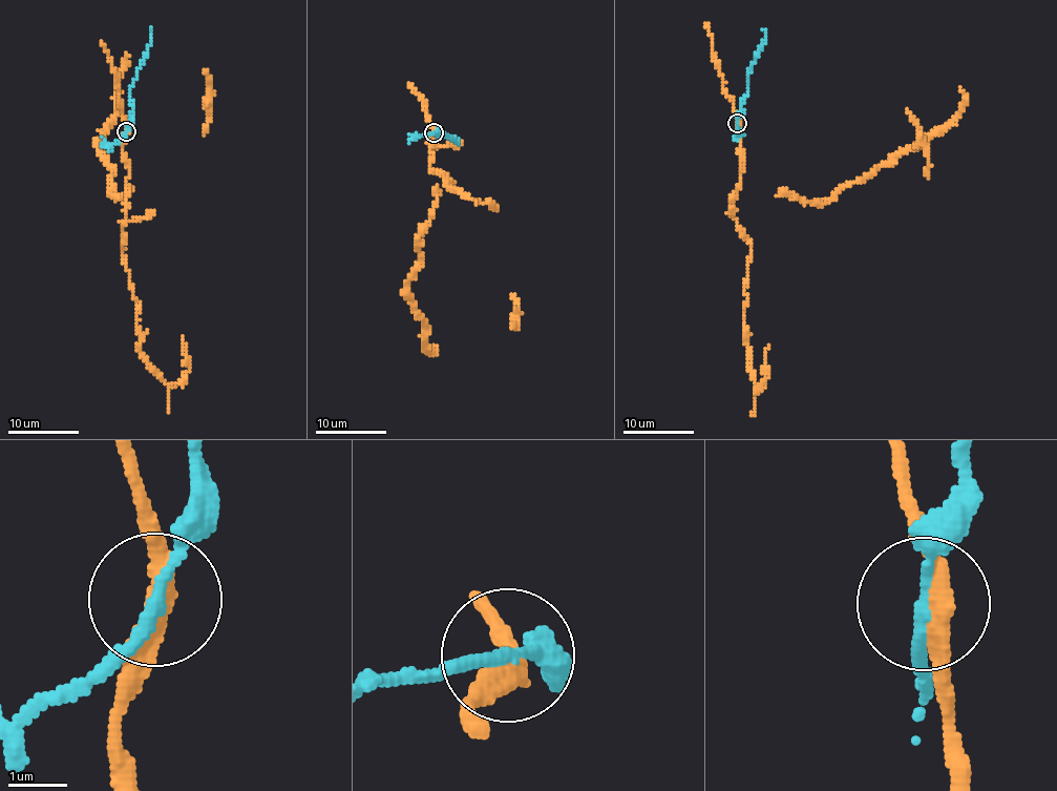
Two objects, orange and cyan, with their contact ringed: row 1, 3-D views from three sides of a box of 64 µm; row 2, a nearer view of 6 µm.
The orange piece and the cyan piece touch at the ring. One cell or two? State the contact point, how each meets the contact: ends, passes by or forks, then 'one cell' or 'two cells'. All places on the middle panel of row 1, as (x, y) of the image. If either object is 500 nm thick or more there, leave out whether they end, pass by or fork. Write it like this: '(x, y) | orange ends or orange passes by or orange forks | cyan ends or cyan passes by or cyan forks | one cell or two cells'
(434, 132) | orange passes by | cyan passes by | two cells

